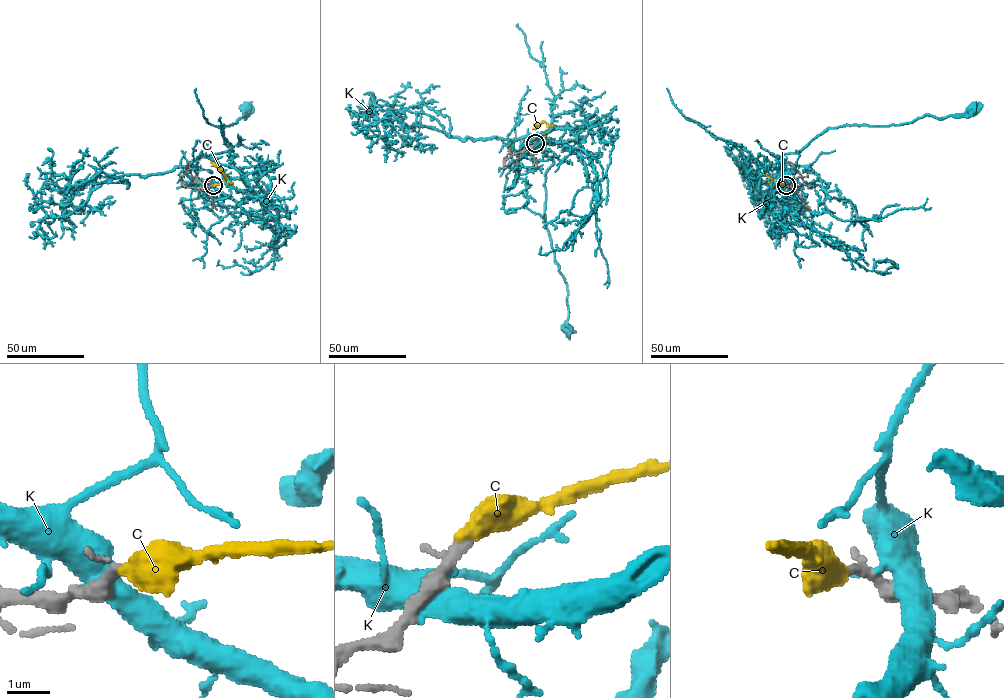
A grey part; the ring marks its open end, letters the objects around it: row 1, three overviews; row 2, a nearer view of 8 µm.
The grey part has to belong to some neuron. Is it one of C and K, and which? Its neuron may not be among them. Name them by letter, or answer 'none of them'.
C

